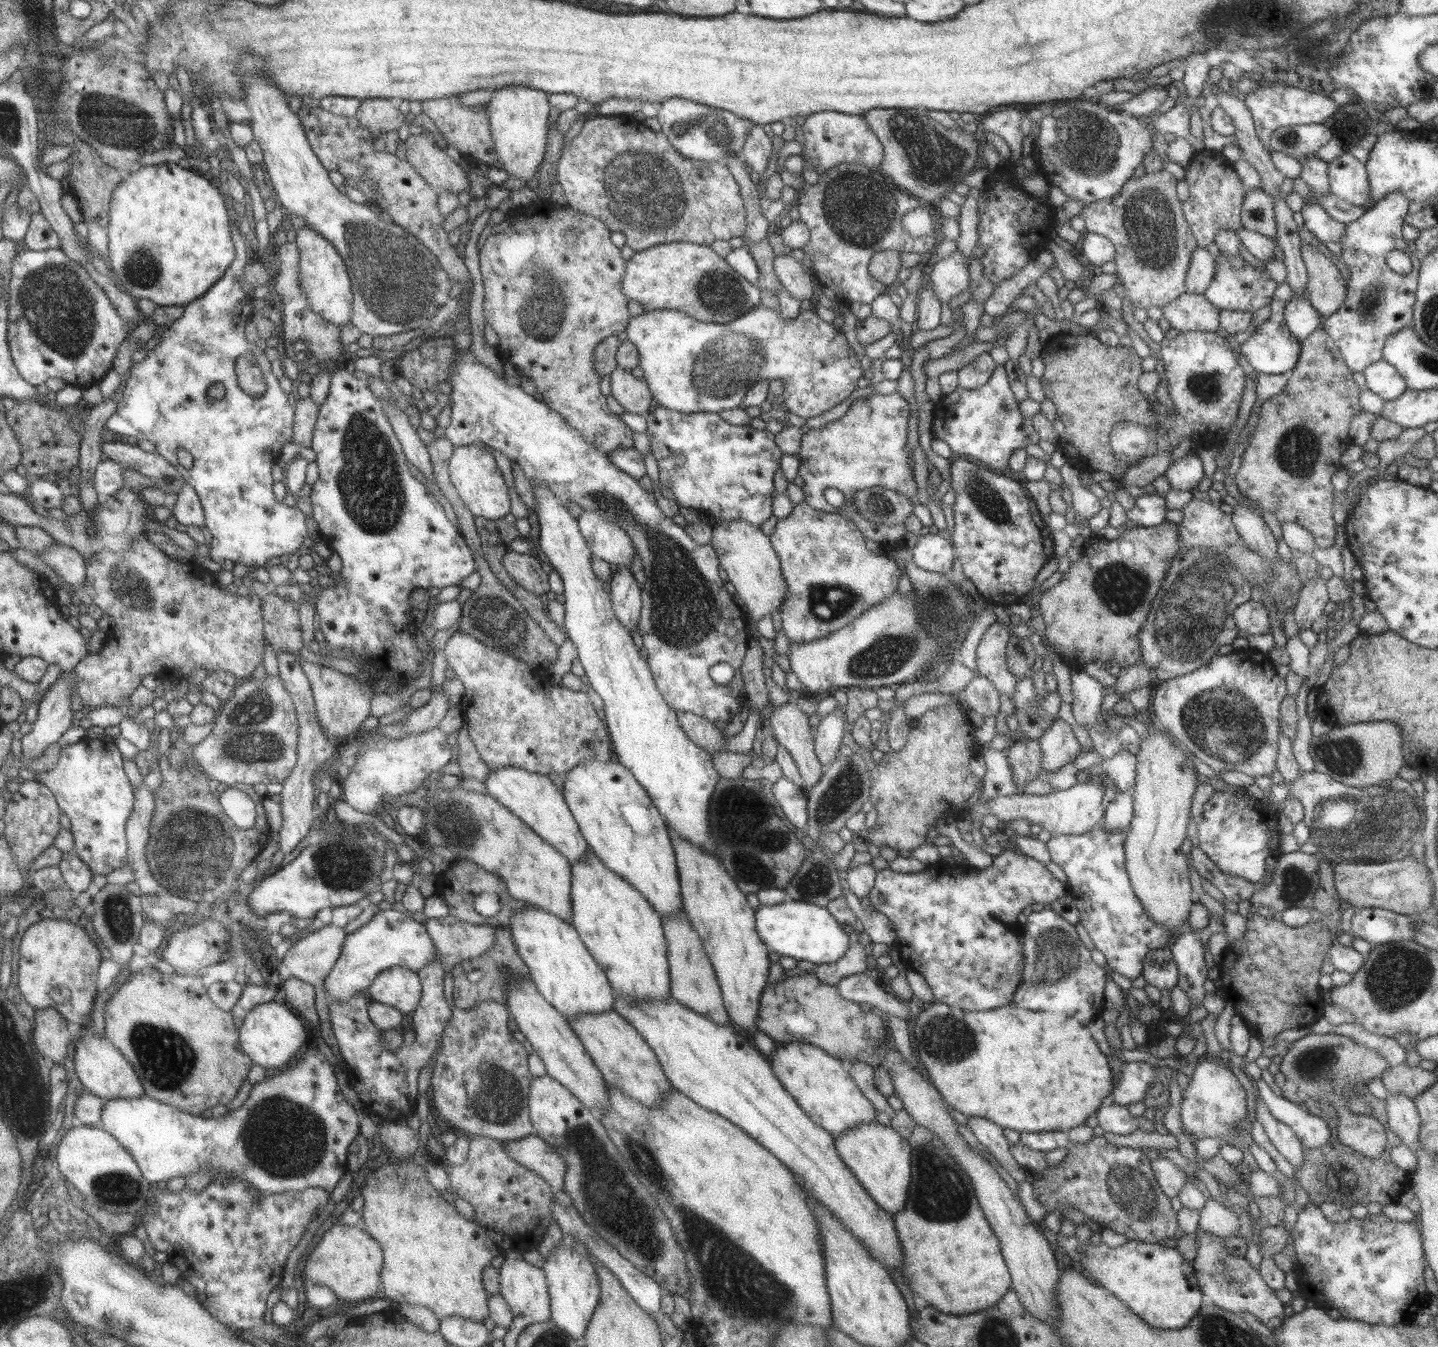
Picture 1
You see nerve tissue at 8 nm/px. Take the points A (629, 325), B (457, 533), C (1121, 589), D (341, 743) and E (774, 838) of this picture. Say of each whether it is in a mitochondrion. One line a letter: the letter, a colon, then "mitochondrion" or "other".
A: other
B: other
C: mitochondrion
D: other
E: other

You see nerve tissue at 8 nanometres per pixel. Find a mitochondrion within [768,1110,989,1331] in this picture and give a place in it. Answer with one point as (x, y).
(940, 1194)

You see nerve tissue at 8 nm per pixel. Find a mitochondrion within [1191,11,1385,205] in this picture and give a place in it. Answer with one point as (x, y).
(1290, 139)

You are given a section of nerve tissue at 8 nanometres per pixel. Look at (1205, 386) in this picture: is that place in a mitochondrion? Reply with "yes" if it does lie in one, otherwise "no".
yes

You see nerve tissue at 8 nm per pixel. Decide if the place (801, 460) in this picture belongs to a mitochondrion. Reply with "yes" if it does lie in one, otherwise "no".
no

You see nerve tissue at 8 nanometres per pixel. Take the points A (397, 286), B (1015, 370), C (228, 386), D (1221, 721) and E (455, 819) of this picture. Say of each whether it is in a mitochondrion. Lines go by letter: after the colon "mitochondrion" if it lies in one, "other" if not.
A: mitochondrion
B: other
C: mitochondrion
D: mitochondrion
E: mitochondrion

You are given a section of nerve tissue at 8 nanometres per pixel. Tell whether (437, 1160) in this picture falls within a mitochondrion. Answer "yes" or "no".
no

